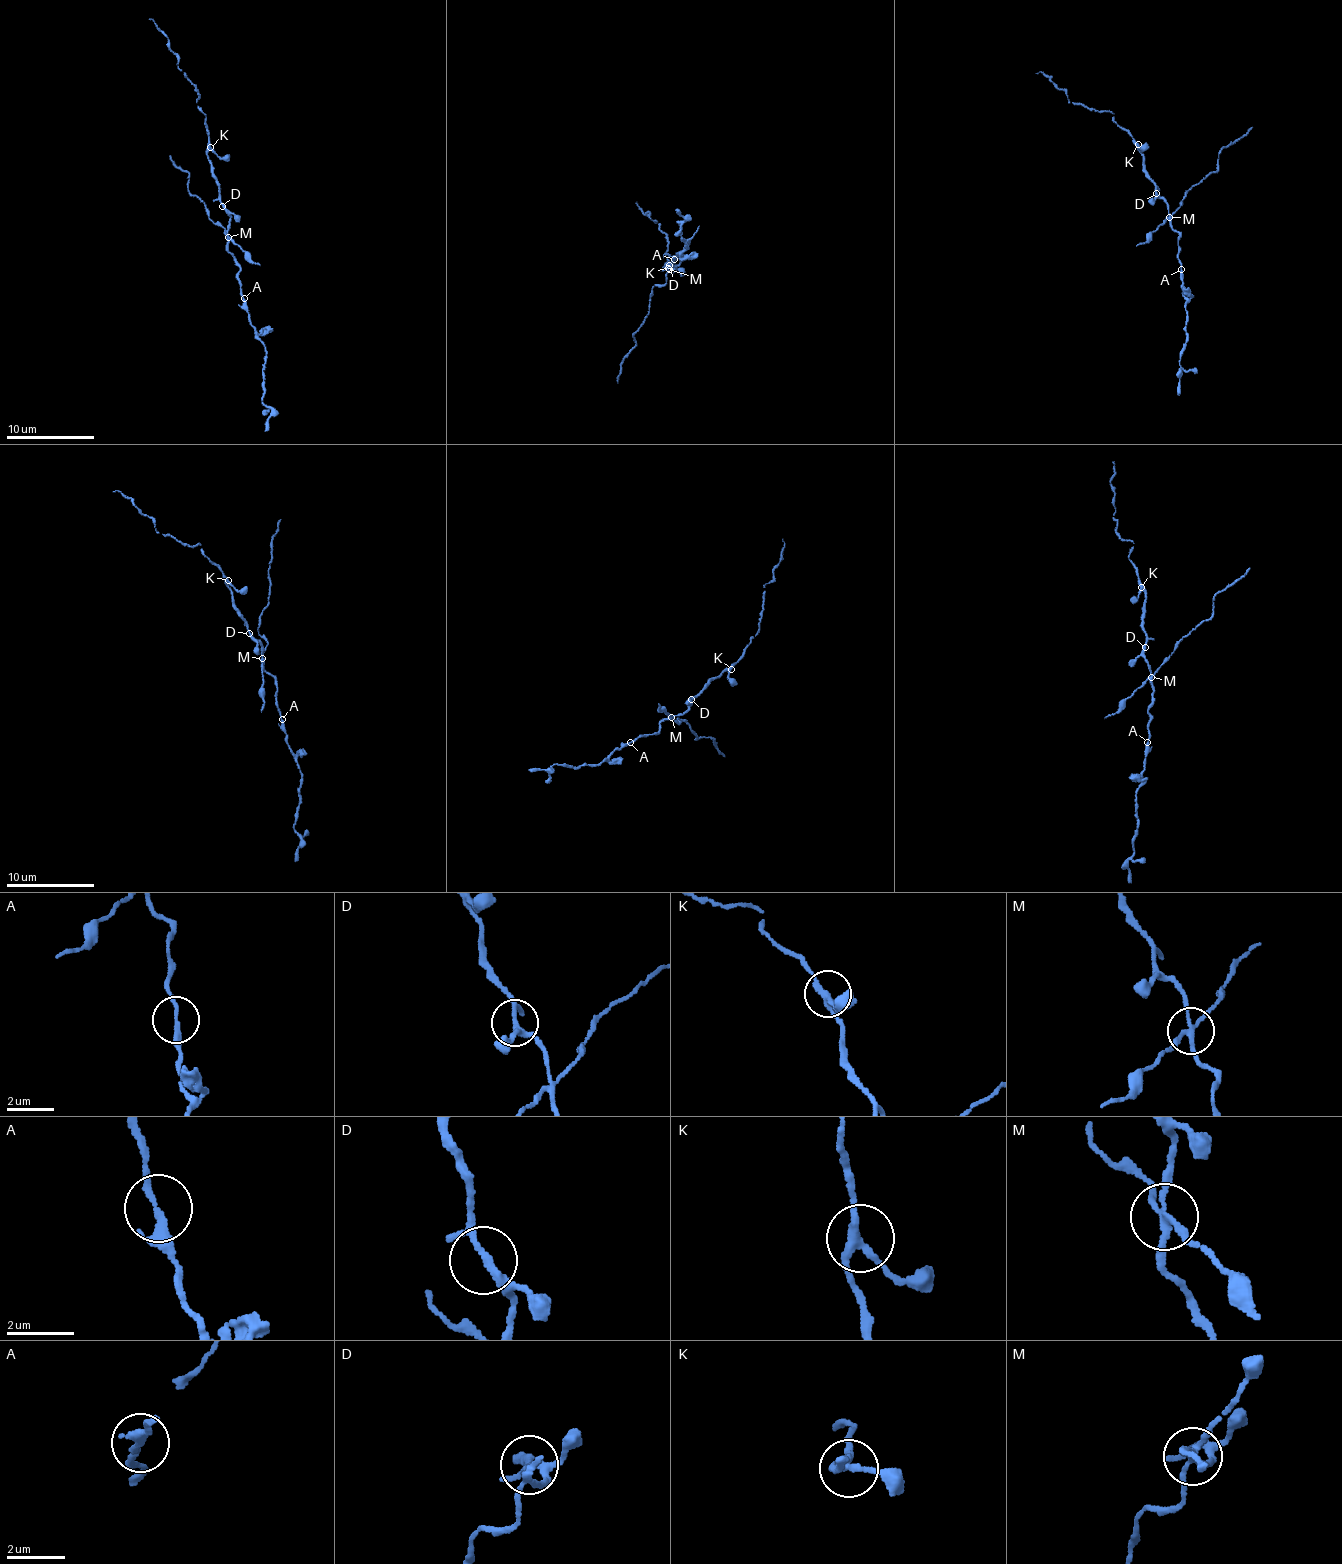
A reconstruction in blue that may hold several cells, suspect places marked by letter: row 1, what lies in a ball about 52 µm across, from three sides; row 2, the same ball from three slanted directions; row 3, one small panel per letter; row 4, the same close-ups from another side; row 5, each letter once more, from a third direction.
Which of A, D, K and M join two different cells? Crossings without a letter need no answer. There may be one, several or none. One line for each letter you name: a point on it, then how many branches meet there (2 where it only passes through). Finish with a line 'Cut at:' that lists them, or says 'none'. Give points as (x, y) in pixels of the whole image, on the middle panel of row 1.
M: at (669, 269); 4 branches meet
Cut at: M

